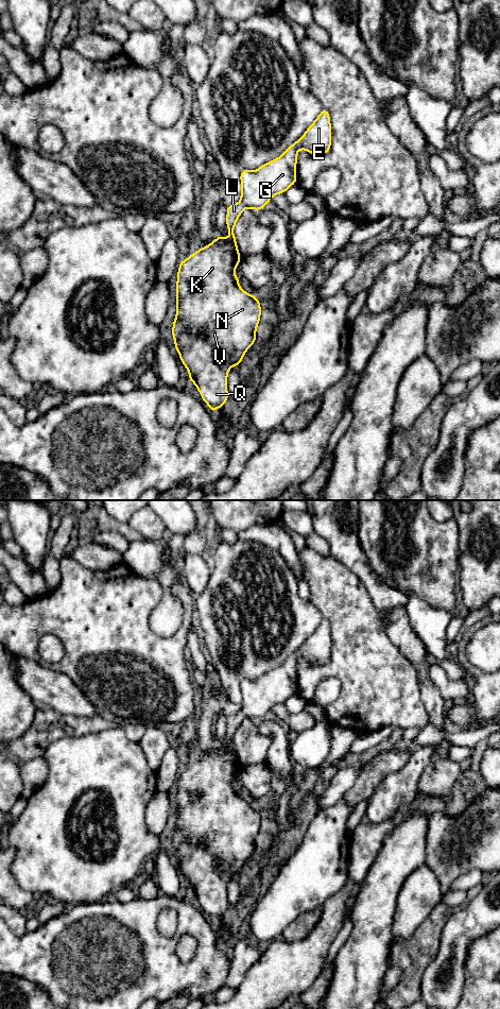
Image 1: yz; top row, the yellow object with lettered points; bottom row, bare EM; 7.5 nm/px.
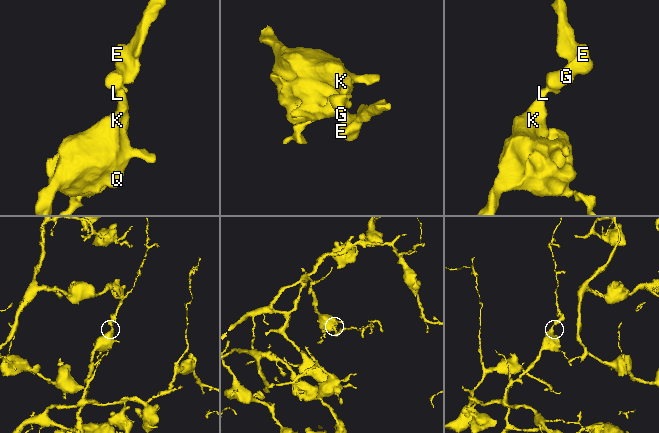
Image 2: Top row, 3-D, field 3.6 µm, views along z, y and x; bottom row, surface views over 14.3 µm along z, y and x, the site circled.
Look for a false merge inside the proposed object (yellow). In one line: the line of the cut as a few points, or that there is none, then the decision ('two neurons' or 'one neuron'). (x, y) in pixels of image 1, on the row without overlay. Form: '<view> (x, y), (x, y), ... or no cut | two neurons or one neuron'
no cut | one neuron

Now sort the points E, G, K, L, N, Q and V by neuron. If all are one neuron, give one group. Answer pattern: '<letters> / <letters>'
E G K L N Q V

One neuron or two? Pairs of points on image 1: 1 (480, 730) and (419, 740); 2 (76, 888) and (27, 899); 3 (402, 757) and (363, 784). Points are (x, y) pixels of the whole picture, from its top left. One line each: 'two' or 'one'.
1: one
2: two
3: one

